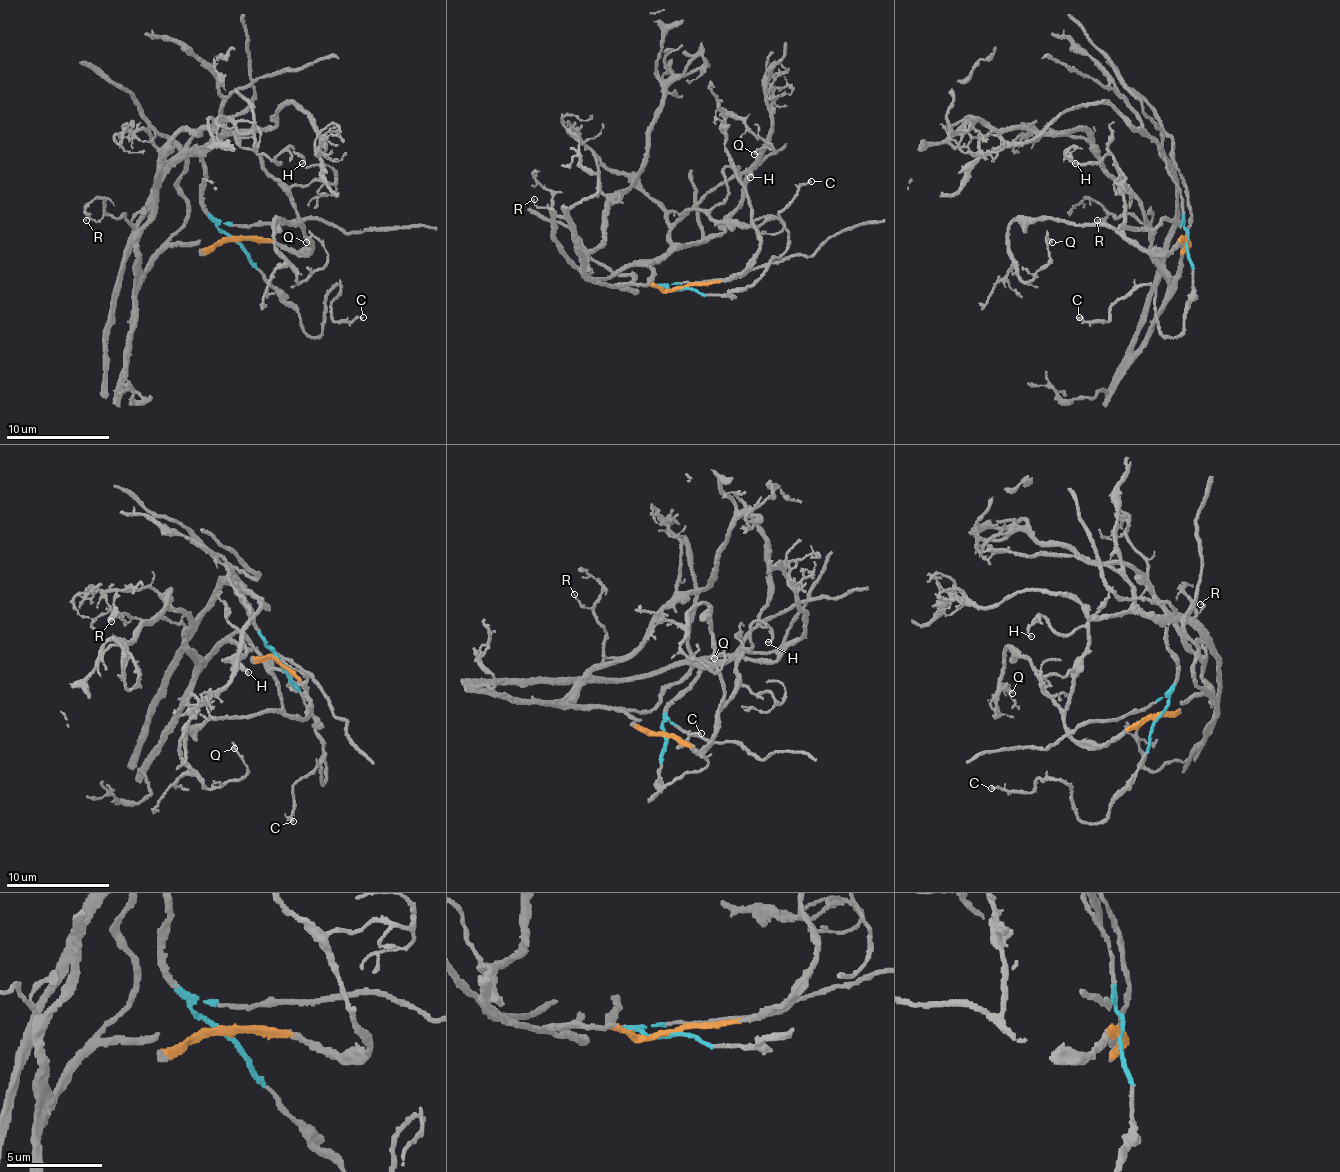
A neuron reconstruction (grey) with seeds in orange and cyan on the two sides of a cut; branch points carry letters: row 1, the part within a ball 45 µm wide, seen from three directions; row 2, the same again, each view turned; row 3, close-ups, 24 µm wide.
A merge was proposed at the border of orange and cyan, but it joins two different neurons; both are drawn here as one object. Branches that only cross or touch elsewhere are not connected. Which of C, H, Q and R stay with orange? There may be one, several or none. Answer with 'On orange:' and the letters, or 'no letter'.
On orange: H, Q, R

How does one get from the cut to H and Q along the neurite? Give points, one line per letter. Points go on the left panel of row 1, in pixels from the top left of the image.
H: (235, 240), (312, 248), (294, 197), (260, 158), (278, 163), (278, 155), (291, 150), (302, 163)
Q: (235, 240), (312, 248), (302, 225), (273, 227), (273, 251), (299, 282), (327, 261), (307, 243)

